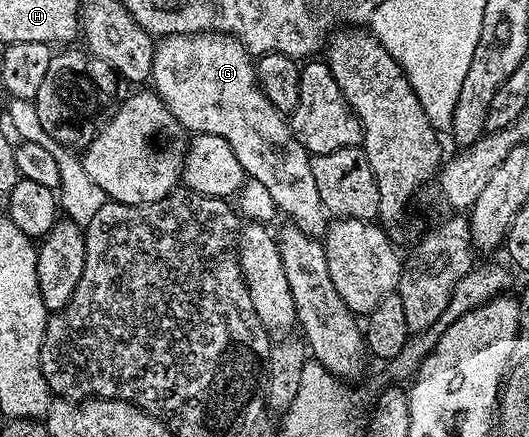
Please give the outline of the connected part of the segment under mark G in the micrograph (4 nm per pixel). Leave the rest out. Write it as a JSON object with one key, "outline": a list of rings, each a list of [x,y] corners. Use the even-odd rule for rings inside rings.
{"outline":[[[211,31],[209,33],[173,33],[170,37],[163,37],[155,44],[154,62],[152,63],[152,89],[157,93],[158,97],[168,107],[168,111],[172,111],[172,115],[182,124],[183,129],[191,134],[203,133],[204,135],[220,135],[220,139],[224,139],[224,143],[228,143],[228,147],[232,147],[236,159],[240,159],[240,167],[245,171],[247,178],[254,178],[260,183],[264,183],[268,187],[268,192],[275,200],[275,207],[279,214],[287,213],[289,220],[296,228],[307,233],[309,237],[315,239],[325,238],[326,227],[328,224],[328,214],[324,203],[320,203],[320,191],[316,191],[316,179],[312,179],[312,167],[310,166],[311,154],[307,153],[306,148],[294,137],[293,131],[290,129],[290,122],[287,114],[280,113],[276,107],[272,107],[272,103],[264,95],[264,91],[258,85],[258,71],[256,68],[255,58],[243,47],[237,39],[230,36],[229,33],[219,33]]]}

